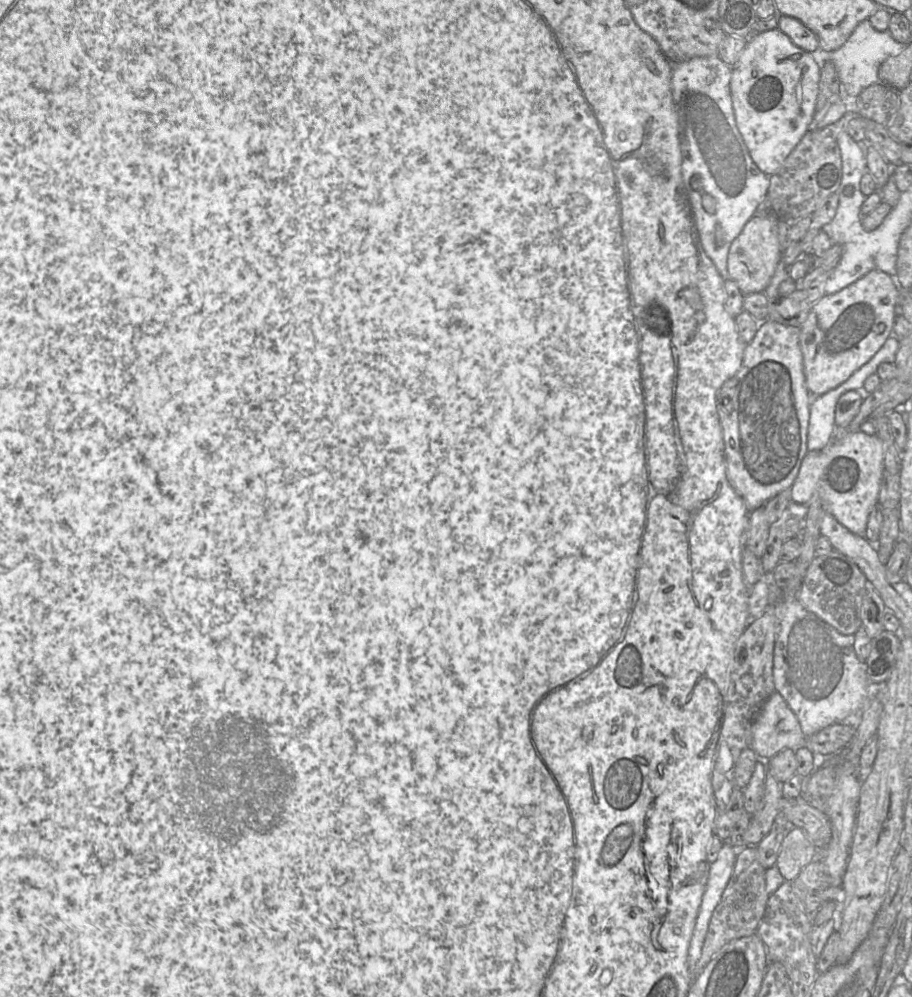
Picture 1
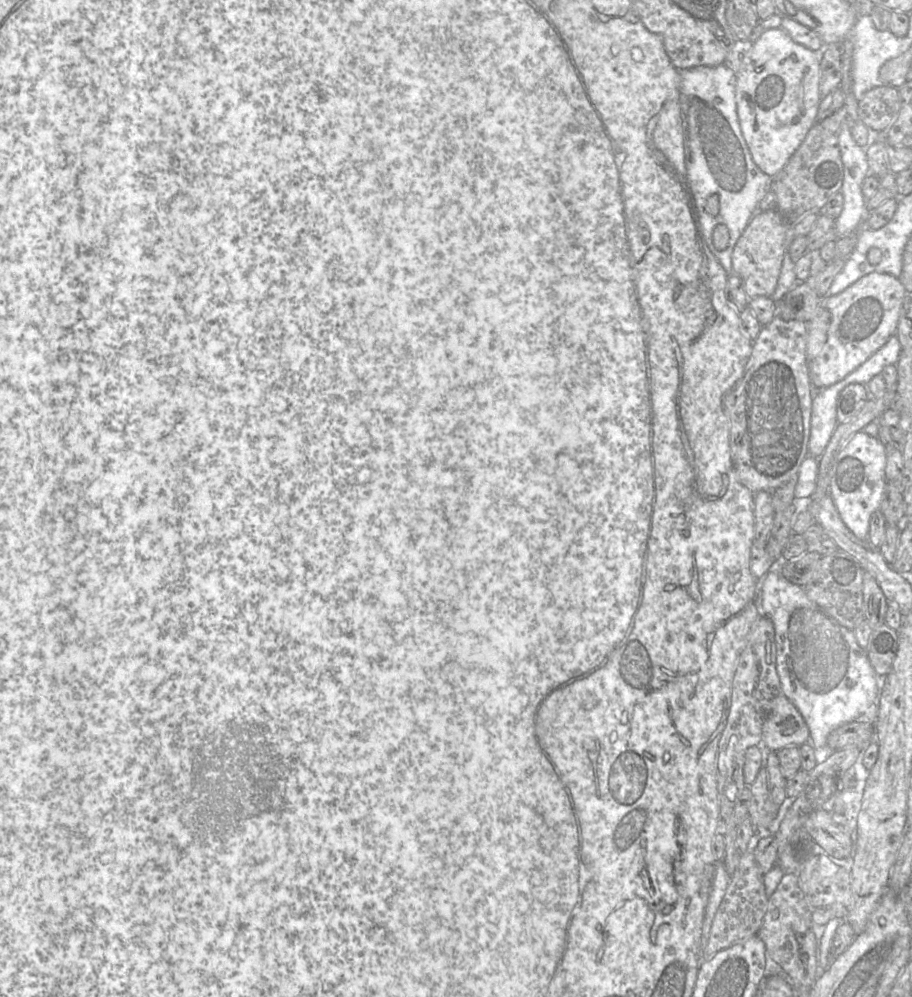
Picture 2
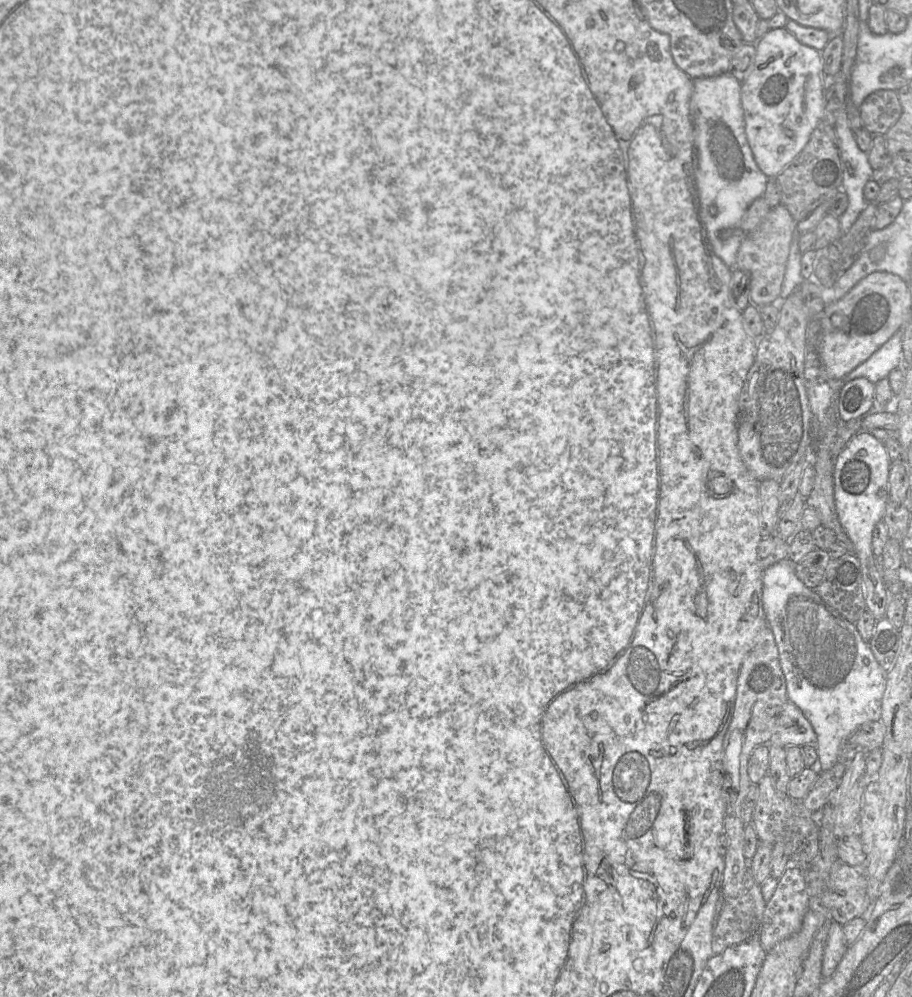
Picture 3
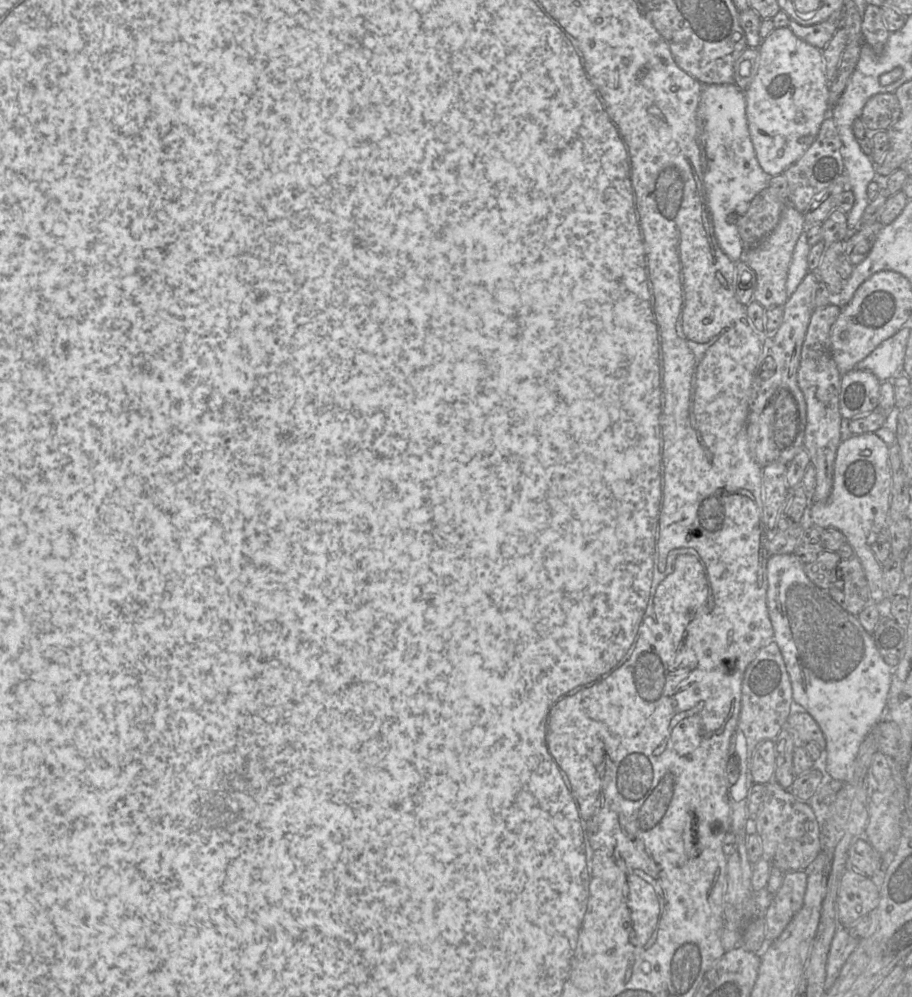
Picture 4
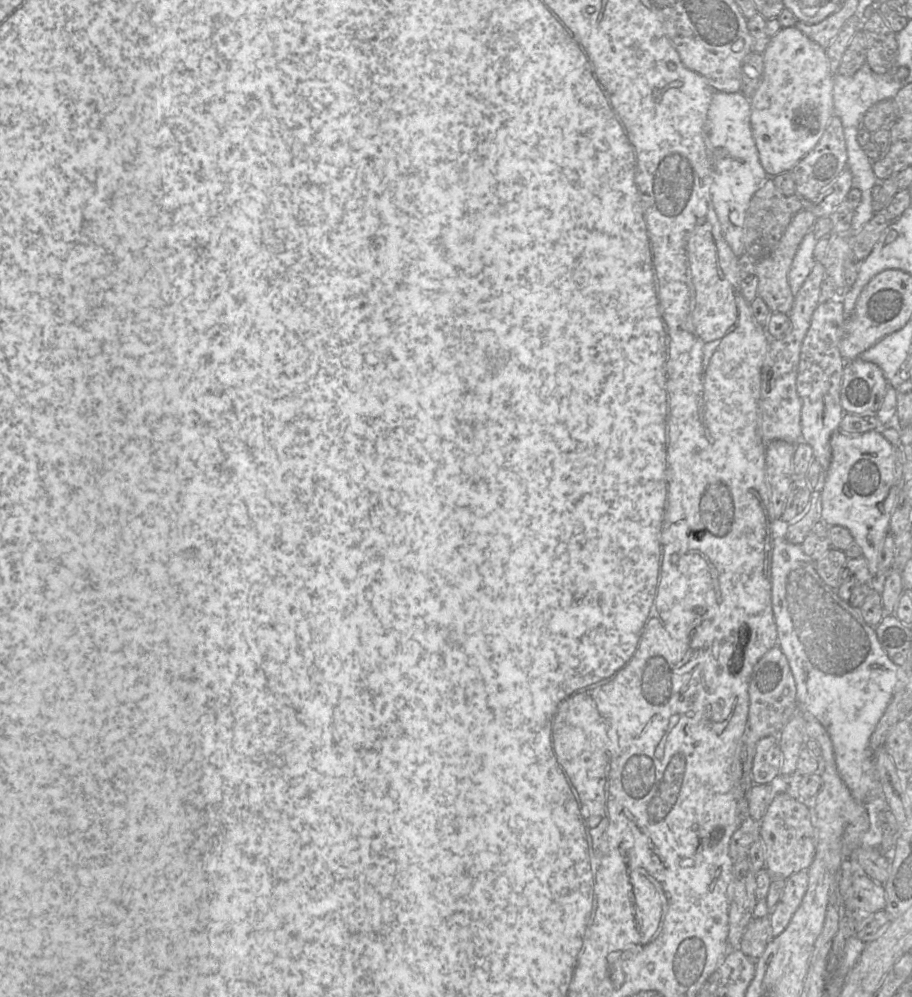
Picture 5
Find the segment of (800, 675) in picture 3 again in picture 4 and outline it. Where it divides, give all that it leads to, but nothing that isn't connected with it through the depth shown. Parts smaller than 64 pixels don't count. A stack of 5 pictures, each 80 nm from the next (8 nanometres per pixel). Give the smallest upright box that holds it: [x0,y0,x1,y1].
[767,553,893,784]

